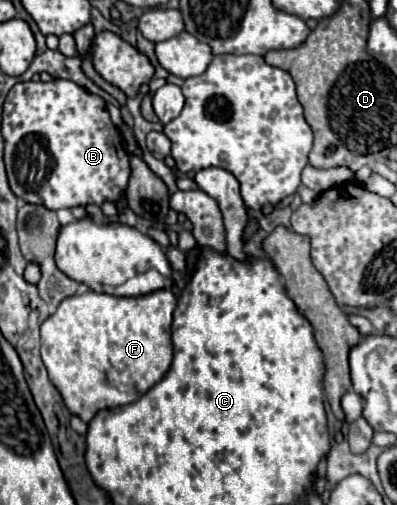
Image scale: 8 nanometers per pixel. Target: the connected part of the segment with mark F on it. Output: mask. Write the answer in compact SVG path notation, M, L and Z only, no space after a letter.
M80 284L78 294L82 296L64 298L56 314L42 324L40 354L48 370L48 378L62 394L70 414L78 416L84 422L90 422L102 406L122 406L136 402L170 370L174 356L170 324L172 312L176 308L176 296L168 290L158 290L138 298L116 298L108 294L98 294L84 284Z

